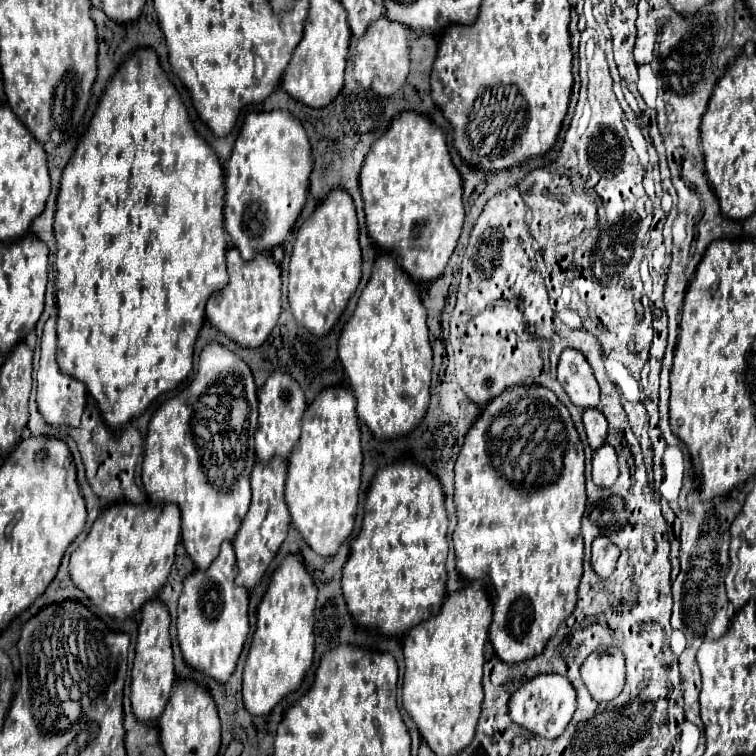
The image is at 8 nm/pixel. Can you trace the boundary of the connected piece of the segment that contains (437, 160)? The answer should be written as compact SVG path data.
M402 111L398 117L394 117L388 131L372 143L360 171L360 191L364 199L368 231L374 243L380 249L396 251L400 265L410 277L422 281L438 279L458 245L464 223L462 179L458 169L452 165L444 129L416 111Z

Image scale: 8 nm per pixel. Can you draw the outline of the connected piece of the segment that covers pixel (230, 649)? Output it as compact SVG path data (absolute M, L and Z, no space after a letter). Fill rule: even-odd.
M224 541L220 547L220 555L216 557L216 561L206 569L206 571L194 571L184 579L184 589L182 595L178 599L178 643L184 655L184 661L200 671L206 671L208 675L212 675L218 683L226 683L228 677L232 675L236 661L240 657L240 651L244 647L244 641L248 637L250 631L250 623L248 623L248 589L238 585L236 581L238 577L238 567L236 567L236 559L234 559L234 549L232 549L232 541Z

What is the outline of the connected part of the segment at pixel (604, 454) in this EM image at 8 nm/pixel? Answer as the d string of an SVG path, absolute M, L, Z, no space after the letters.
M604 445L594 453L592 459L592 481L598 487L612 487L618 479L618 459L612 447Z

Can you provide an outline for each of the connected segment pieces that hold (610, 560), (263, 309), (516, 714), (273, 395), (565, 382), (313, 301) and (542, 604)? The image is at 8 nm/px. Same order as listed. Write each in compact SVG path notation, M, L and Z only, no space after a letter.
M596 537L592 543L592 569L596 571L596 575L608 579L616 569L618 555L618 547L608 537Z
M236 249L226 251L228 285L210 295L206 303L206 319L234 339L242 347L258 347L266 341L280 315L280 267L270 253L258 253L252 261L244 261Z
M538 675L528 683L524 683L524 687L520 687L508 701L510 717L514 723L550 741L564 733L566 725L574 715L574 707L576 707L576 691L568 683L568 679L560 675Z
M272 373L264 387L258 393L258 429L256 429L256 457L258 461L268 461L272 455L280 455L282 459L288 459L292 447L296 445L300 437L300 419L302 413L306 411L306 397L304 391L292 377L284 373Z
M564 349L558 361L558 383L568 393L570 401L580 409L598 407L600 389L592 367L576 349Z
M340 187L332 189L314 213L304 221L300 231L296 231L296 241L290 257L290 281L288 281L288 301L292 315L300 327L316 335L324 335L342 315L348 299L360 283L360 229L356 219L356 207L348 191Z
M516 385L512 389L506 389L500 393L496 399L488 403L488 407L480 413L478 421L474 427L468 431L462 451L456 459L456 513L458 513L458 523L452 533L452 543L454 543L454 553L456 553L456 569L462 577L466 579L482 579L488 587L484 587L490 595L490 601L494 605L494 615L492 615L492 625L490 625L490 643L496 651L496 655L508 663L514 665L518 661L530 659L538 655L546 639L550 639L558 625L568 619L568 615L574 611L576 605L576 587L582 575L582 557L584 557L584 541L582 541L582 531L580 531L580 519L584 513L586 505L586 489L584 489L584 447L580 443L580 437L576 433L576 427L570 419L568 409L558 401L558 397L540 385Z

